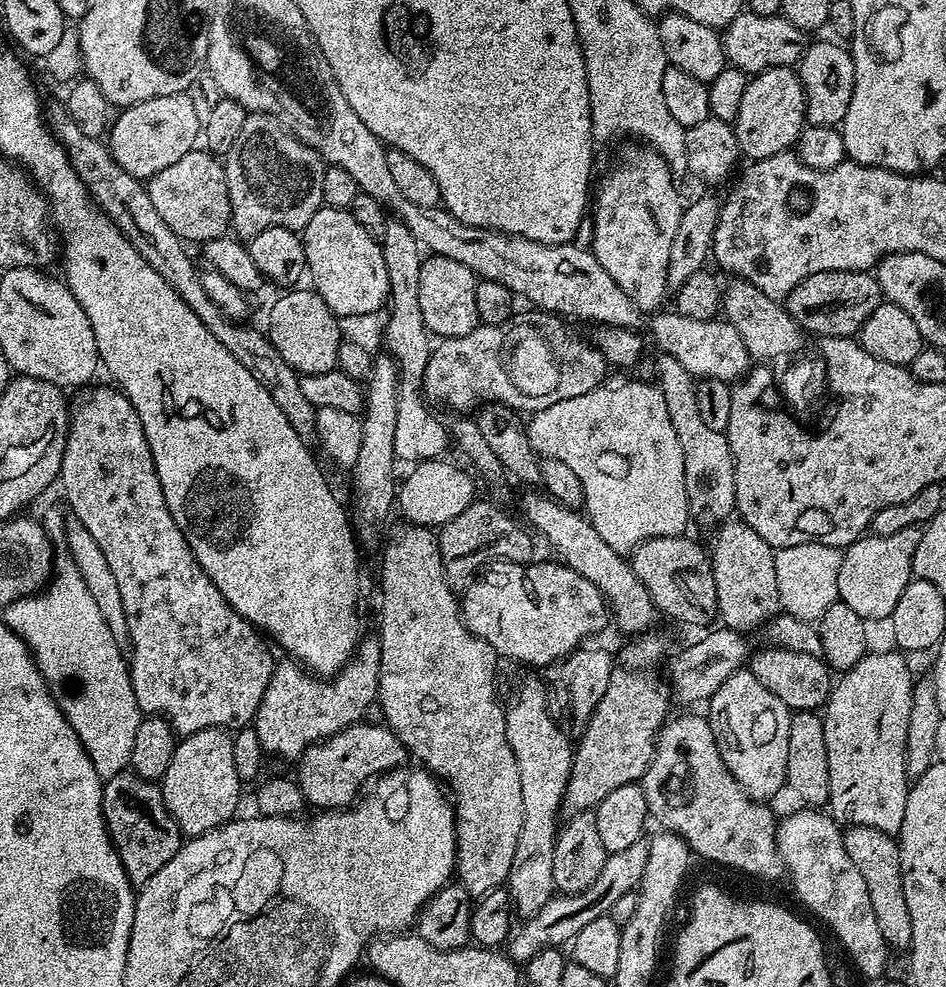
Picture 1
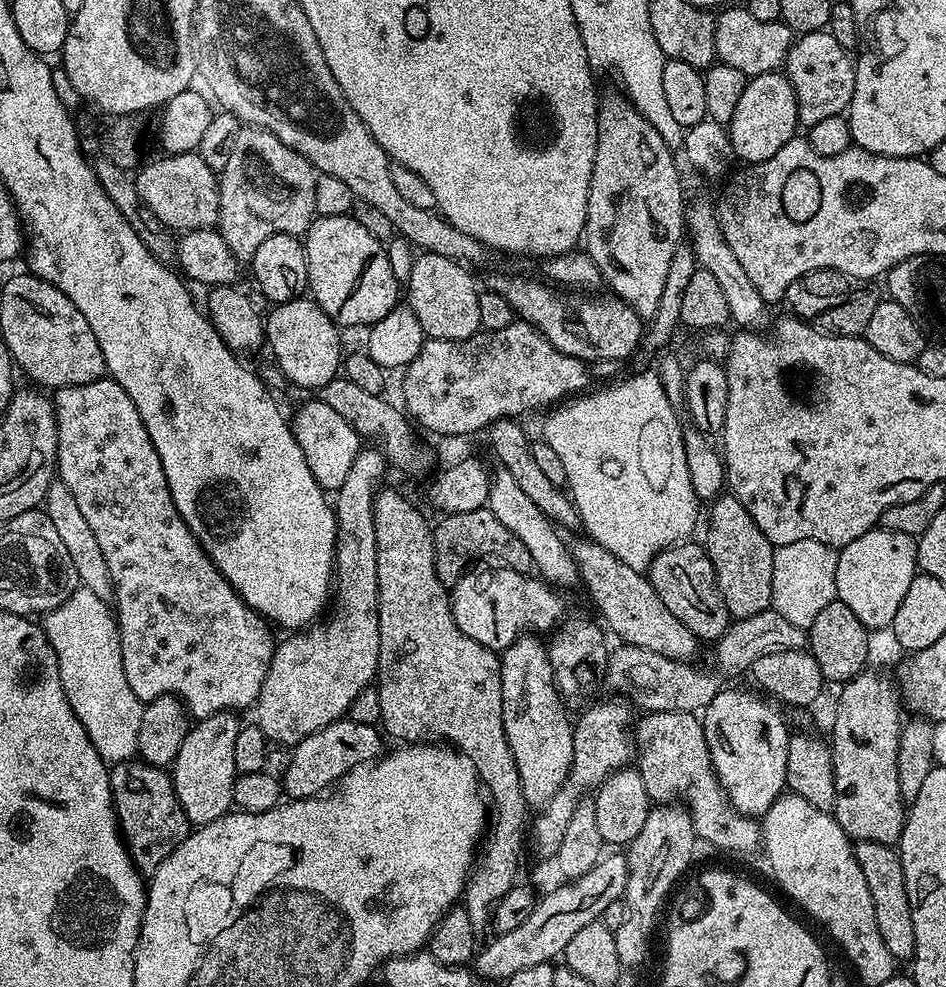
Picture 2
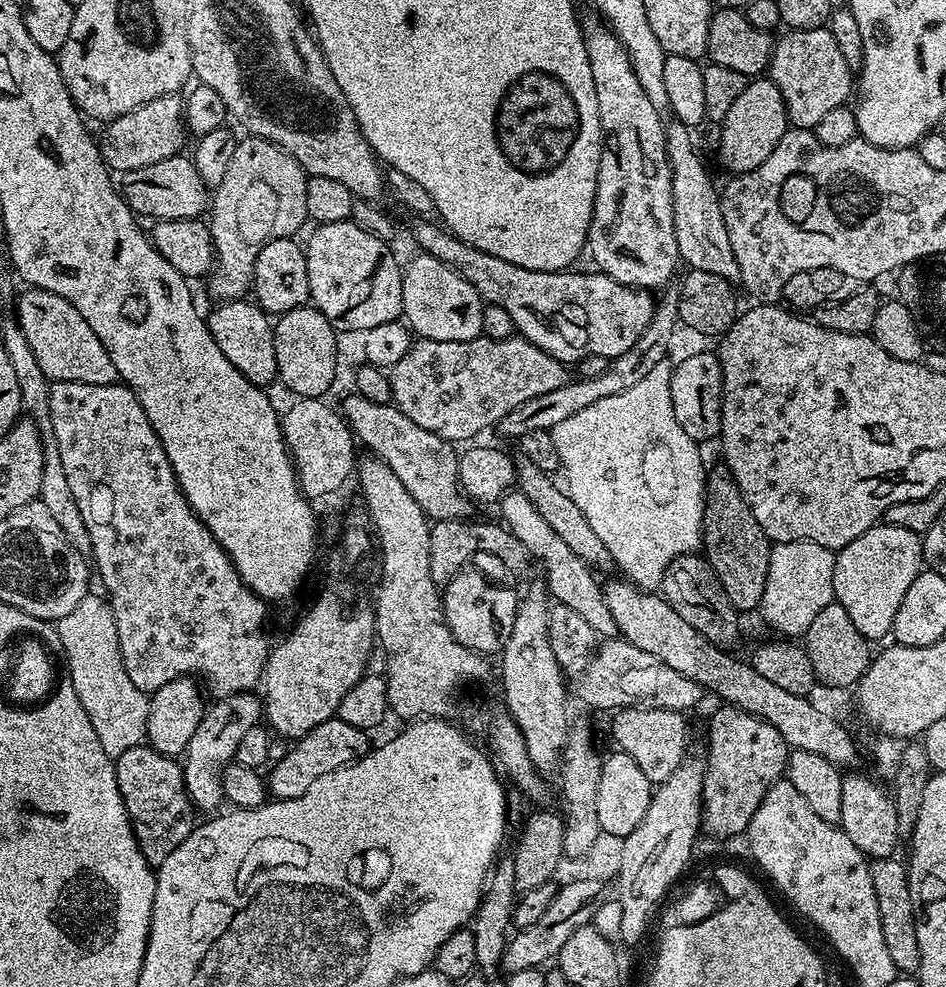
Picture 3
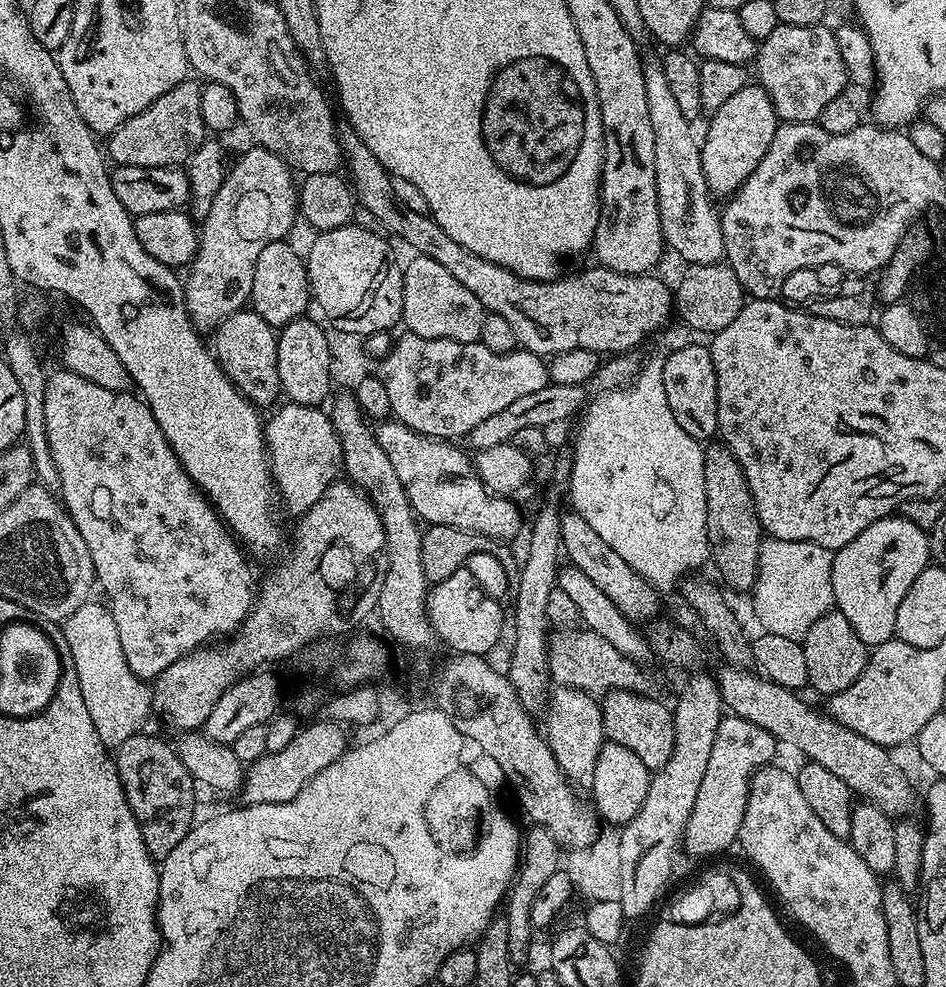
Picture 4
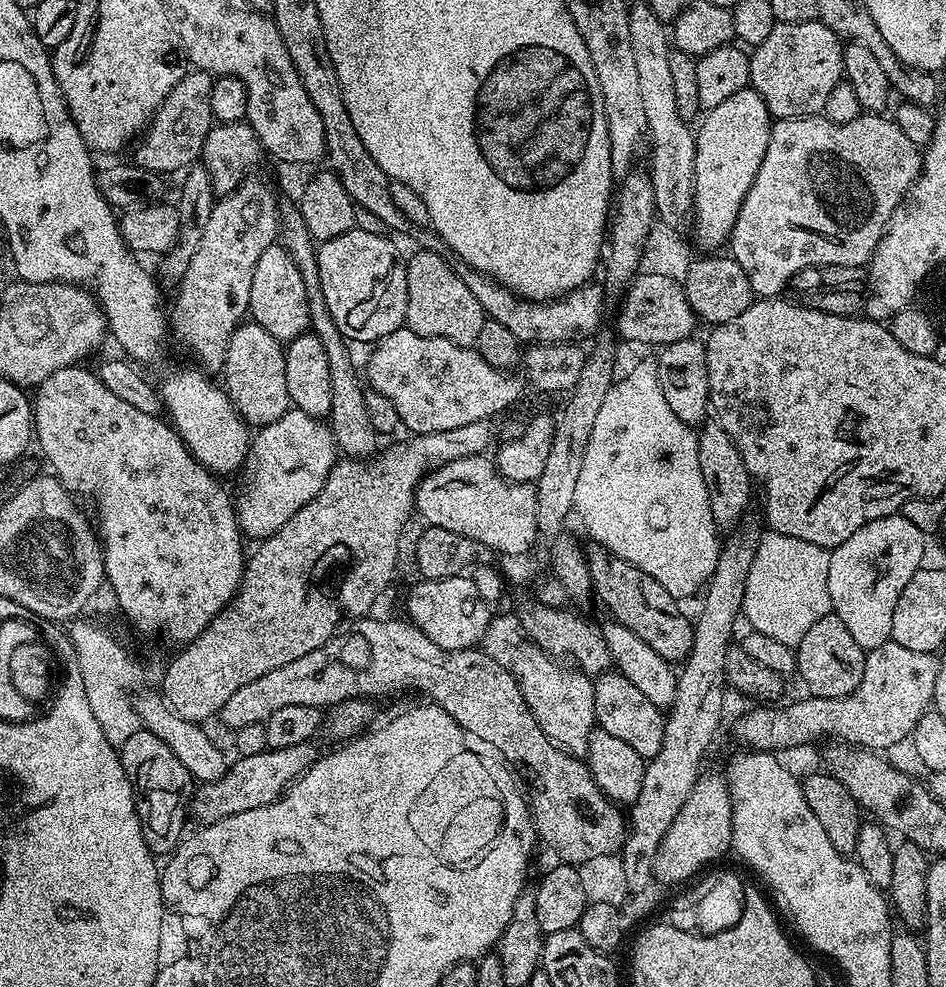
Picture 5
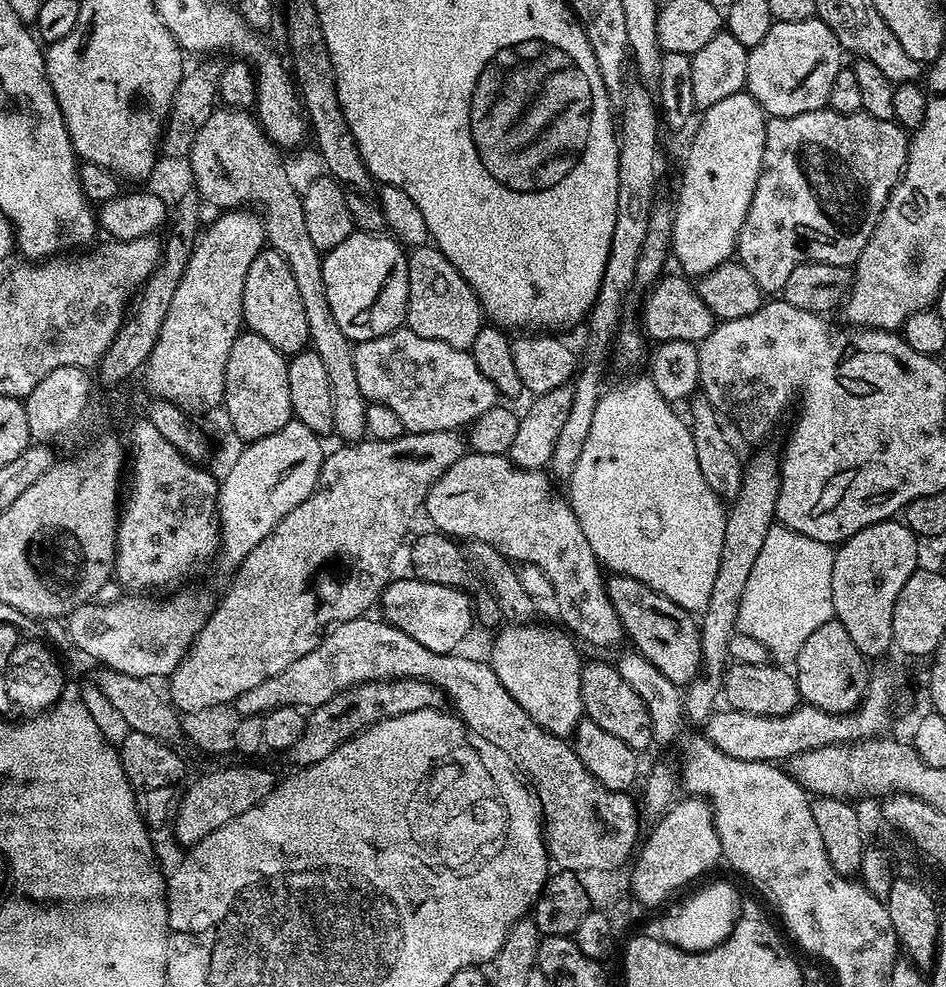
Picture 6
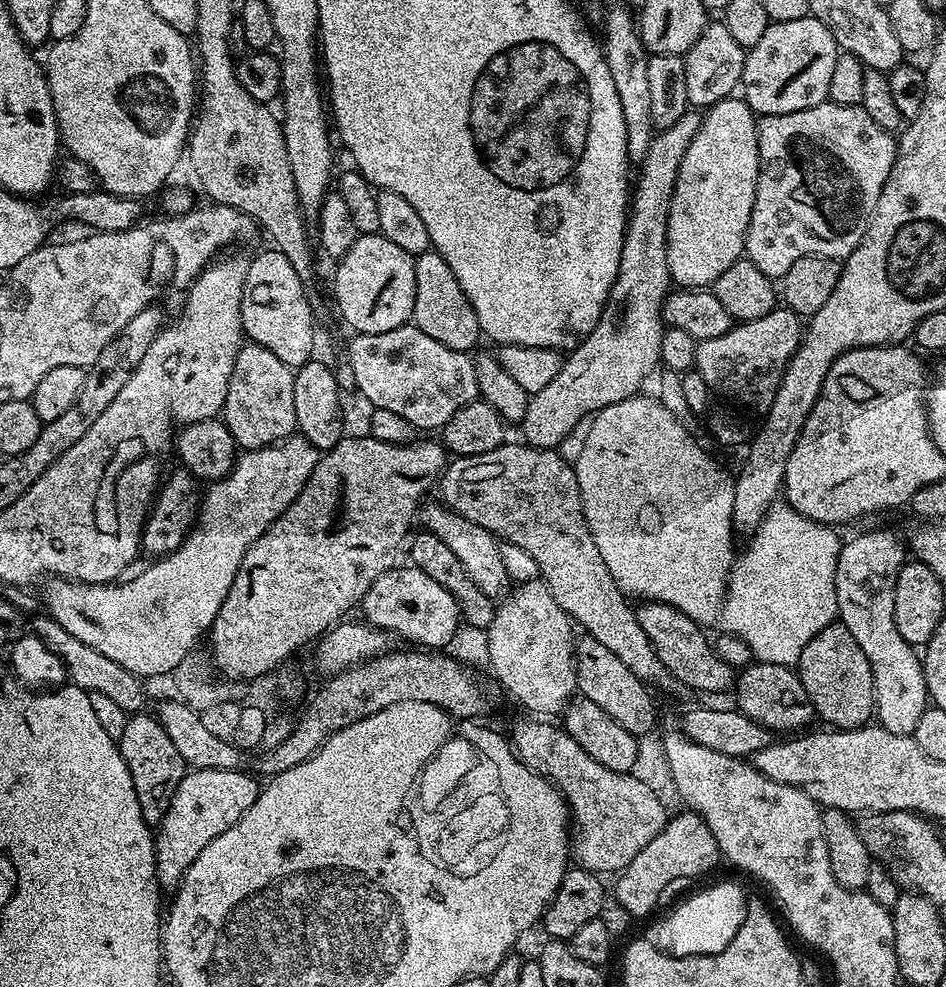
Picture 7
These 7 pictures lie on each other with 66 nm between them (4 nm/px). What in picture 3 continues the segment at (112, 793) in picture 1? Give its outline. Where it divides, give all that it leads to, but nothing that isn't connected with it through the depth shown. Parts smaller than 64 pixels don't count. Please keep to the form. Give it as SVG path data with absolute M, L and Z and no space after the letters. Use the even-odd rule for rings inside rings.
M147 743L134 746L115 757L118 790L126 806L138 846L146 862L158 866L186 842L197 823L192 799L184 785L184 769L179 759L158 754Z

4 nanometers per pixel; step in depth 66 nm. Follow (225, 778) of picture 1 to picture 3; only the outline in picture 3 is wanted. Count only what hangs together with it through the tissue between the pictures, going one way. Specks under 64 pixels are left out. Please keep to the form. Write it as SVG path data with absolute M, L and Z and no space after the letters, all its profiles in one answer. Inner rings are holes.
M255 691L235 692L233 696L221 696L212 703L205 707L204 717L198 722L198 730L194 730L194 738L190 738L182 757L184 785L197 809L221 807L219 804L224 800L224 787L220 774L235 757L238 741L244 737L246 730L262 720L262 700Z

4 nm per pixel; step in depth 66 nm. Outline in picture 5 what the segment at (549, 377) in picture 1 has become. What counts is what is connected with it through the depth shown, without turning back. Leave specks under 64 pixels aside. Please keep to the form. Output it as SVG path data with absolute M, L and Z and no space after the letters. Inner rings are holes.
M406 326L375 341L374 347L368 353L366 371L366 380L371 391L386 394L386 398L394 402L394 410L398 410L401 425L405 429L408 427L407 431L412 434L454 430L457 426L470 426L470 422L495 417L495 412L506 411L519 398L524 386L526 387L525 381L520 381L515 371L503 372L490 366L490 362L486 362L486 358L482 358L482 354L478 354L475 347L458 346L446 338L414 334L414 330Z

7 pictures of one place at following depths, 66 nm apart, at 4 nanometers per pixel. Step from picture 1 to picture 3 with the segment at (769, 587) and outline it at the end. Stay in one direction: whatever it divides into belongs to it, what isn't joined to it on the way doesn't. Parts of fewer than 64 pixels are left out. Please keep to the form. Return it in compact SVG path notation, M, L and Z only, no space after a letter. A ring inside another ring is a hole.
M709 471L704 486L704 535L702 552L730 602L739 610L757 609L768 580L769 554L772 542L760 531L758 522L727 471Z

